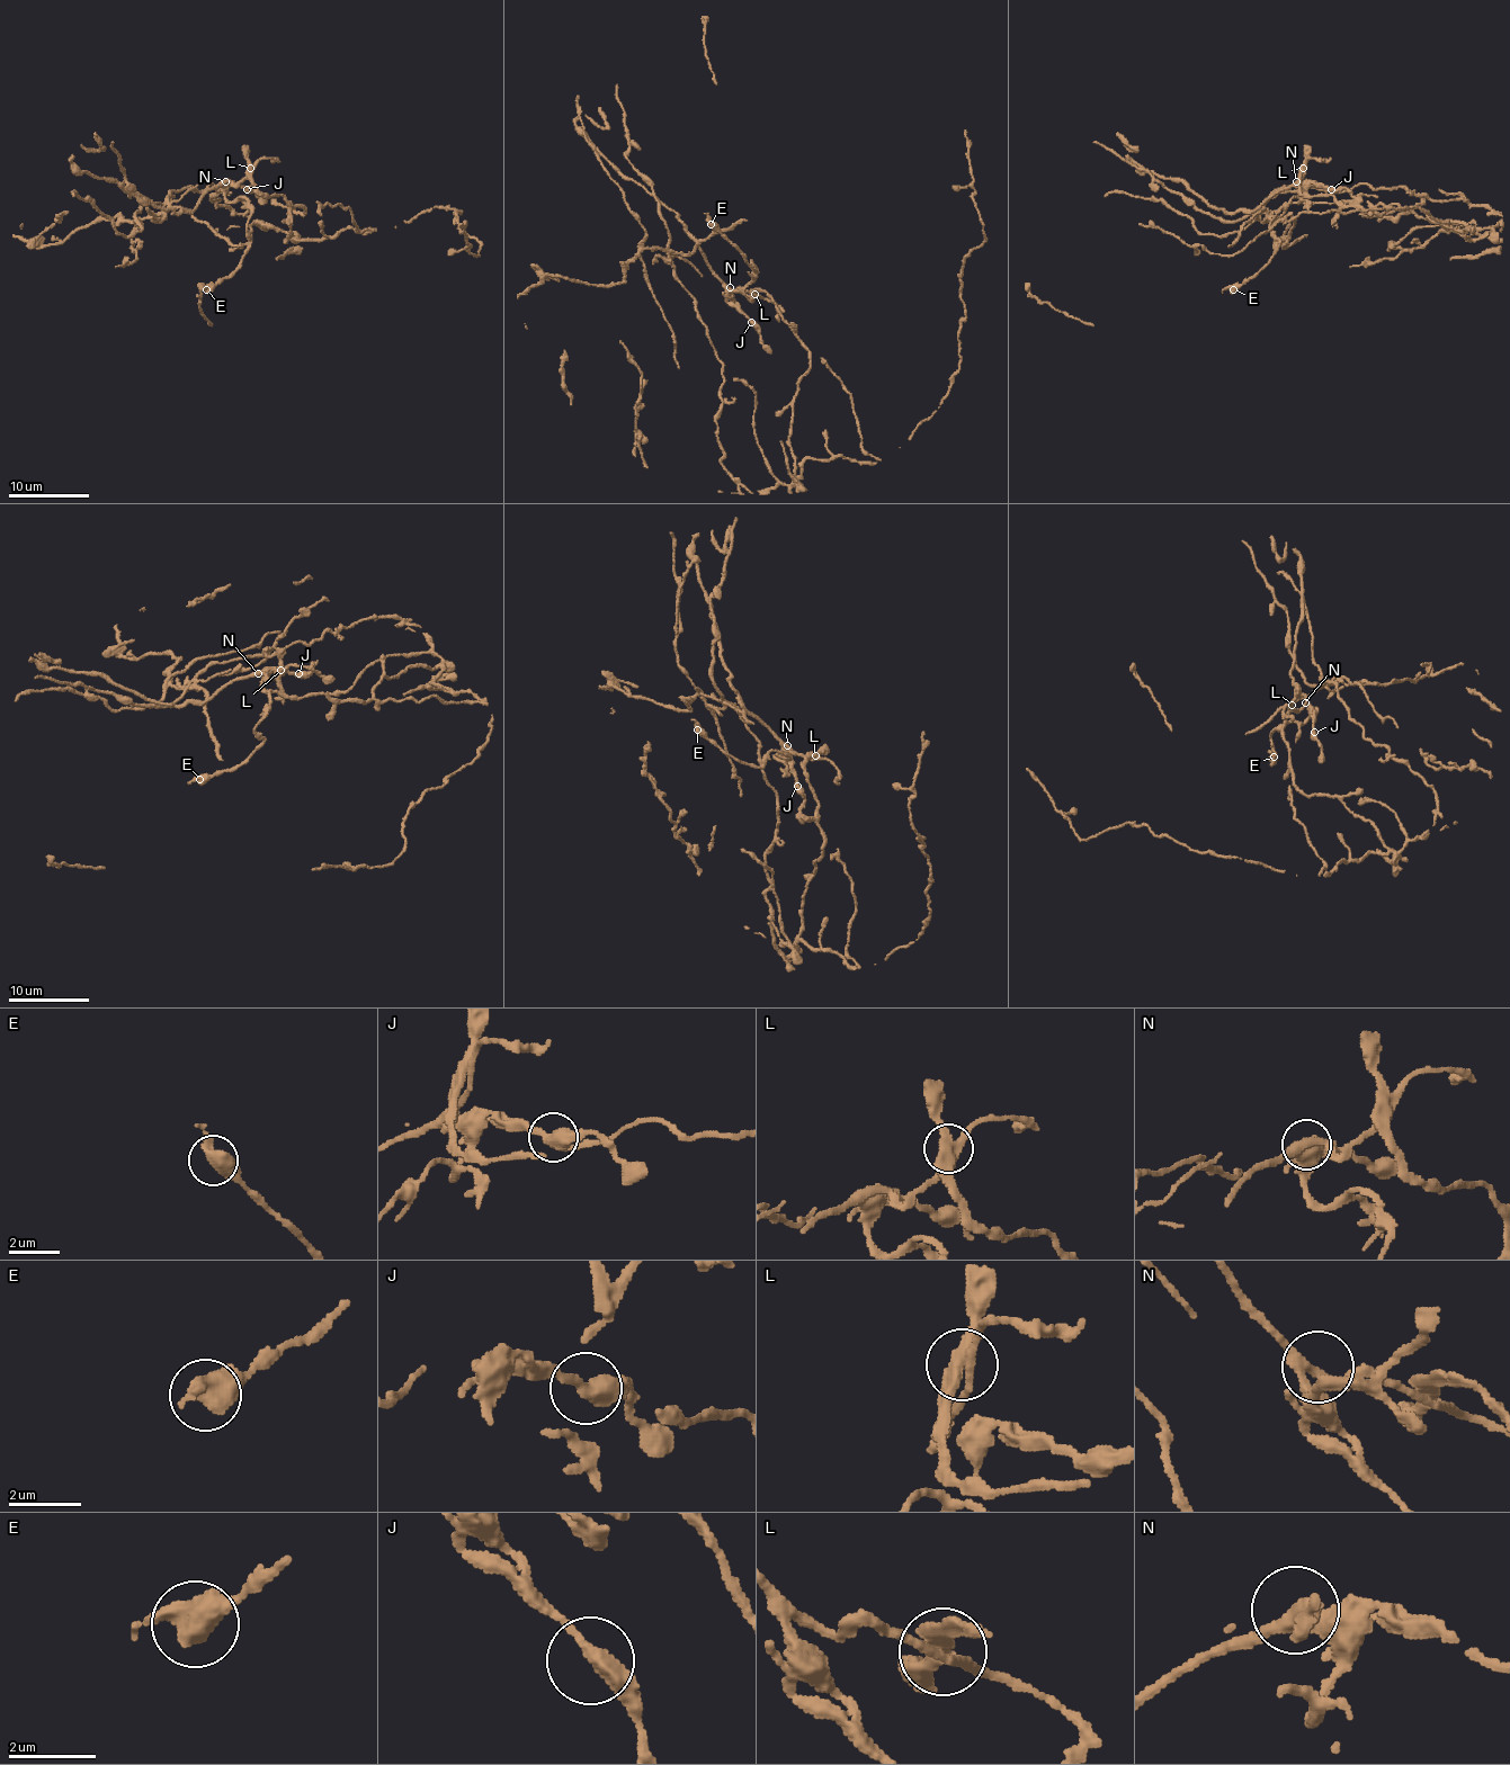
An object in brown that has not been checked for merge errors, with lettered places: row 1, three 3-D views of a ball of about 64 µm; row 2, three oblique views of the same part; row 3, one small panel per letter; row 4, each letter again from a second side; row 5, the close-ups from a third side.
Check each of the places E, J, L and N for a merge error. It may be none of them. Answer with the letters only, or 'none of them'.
L

